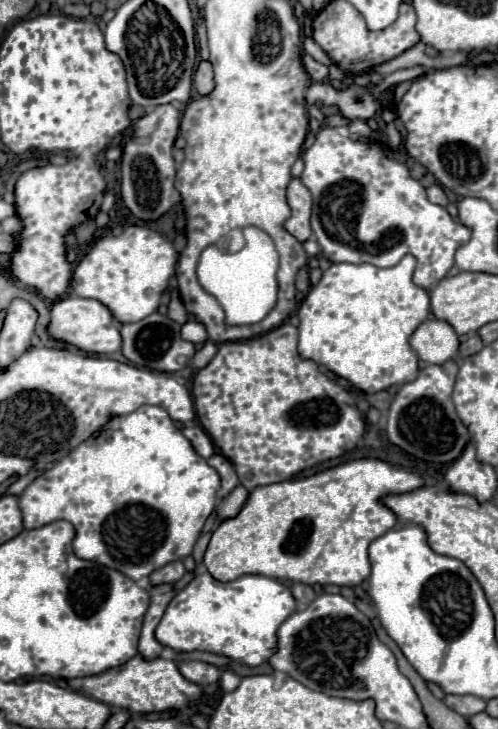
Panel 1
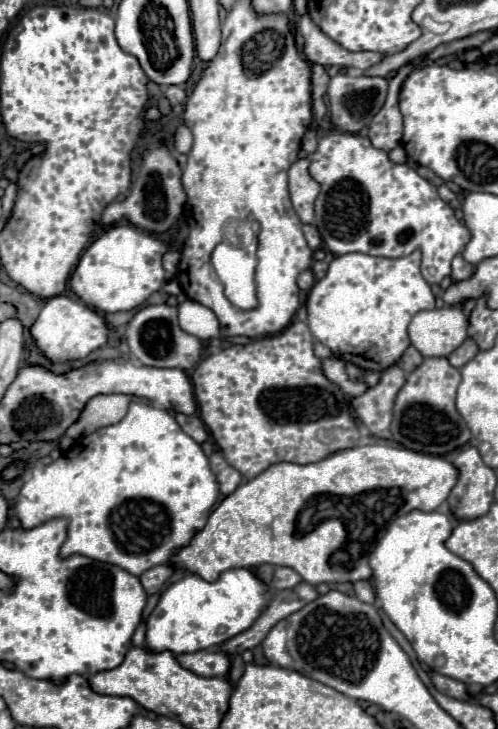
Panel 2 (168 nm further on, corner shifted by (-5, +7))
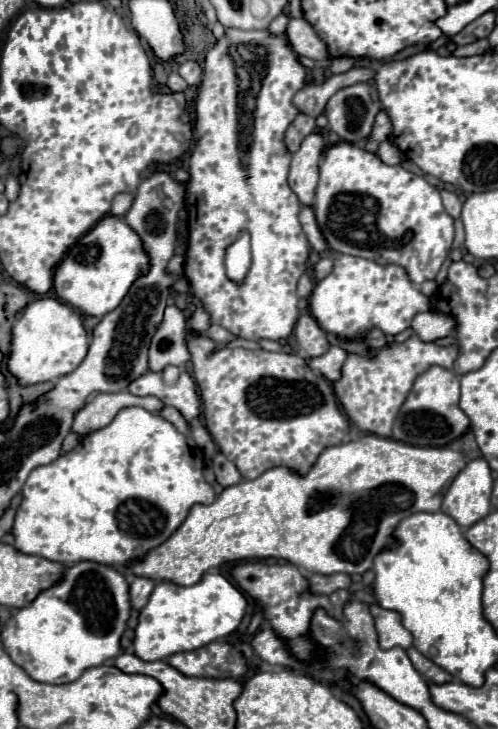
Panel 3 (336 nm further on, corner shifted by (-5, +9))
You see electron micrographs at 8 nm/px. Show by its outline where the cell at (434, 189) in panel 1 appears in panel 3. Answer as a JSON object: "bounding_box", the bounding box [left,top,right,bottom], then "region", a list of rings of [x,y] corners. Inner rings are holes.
{"bounding_box":[441,190,461,218],"region":[[[441,190],[441,198],[443,198],[443,206],[449,212],[449,216],[459,218],[459,214],[461,214],[461,202],[459,202],[457,194],[449,192],[449,190]]]}

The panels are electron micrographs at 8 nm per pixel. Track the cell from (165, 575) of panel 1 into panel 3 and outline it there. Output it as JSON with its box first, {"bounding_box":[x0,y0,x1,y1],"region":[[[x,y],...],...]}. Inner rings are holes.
{"bounding_box":[129,576,155,610],"region":[[[135,576],[131,580],[131,586],[129,586],[129,594],[131,594],[131,604],[135,610],[141,610],[147,602],[149,602],[149,596],[155,588],[155,582],[151,578],[143,578],[143,576]]]}

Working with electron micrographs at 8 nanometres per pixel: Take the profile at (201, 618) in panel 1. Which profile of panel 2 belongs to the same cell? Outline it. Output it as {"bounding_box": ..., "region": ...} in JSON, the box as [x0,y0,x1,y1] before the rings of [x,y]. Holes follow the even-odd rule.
{"bounding_box":[145,568,271,652],"region":[[[245,568],[227,570],[215,582],[205,582],[197,574],[187,574],[161,592],[161,598],[147,618],[145,648],[151,652],[199,652],[223,644],[245,632],[263,612],[271,598],[269,588]]]}

